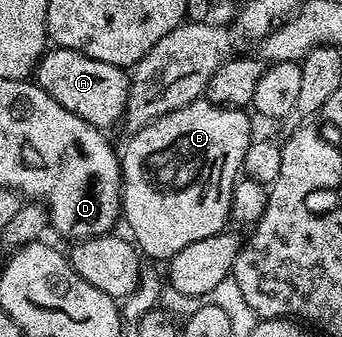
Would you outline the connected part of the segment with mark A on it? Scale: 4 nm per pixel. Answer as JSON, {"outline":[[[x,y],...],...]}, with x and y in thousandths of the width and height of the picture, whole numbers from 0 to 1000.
{"outline":[[[149,139],[126,154],[105,205],[105,246],[126,261],[187,326],[219,332],[246,362],[301,386],[322,386],[333,365],[368,341],[374,267],[383,228],[371,205],[342,202],[316,184],[234,163],[222,148]]]}

